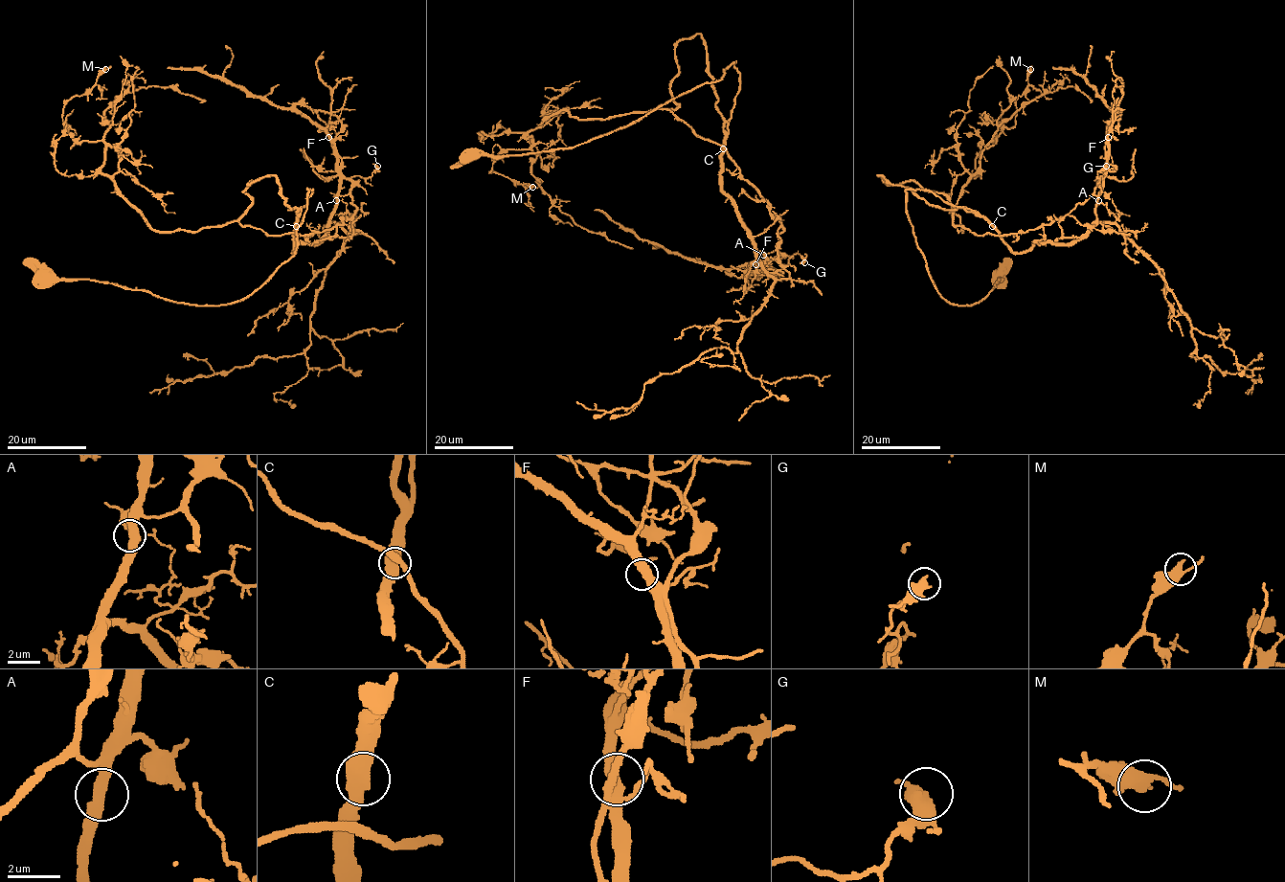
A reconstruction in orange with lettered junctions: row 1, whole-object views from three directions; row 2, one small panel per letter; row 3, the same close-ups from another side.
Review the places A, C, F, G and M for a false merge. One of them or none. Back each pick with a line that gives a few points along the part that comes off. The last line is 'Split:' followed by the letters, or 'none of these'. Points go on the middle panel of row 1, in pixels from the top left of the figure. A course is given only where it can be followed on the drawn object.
Split: none of these

